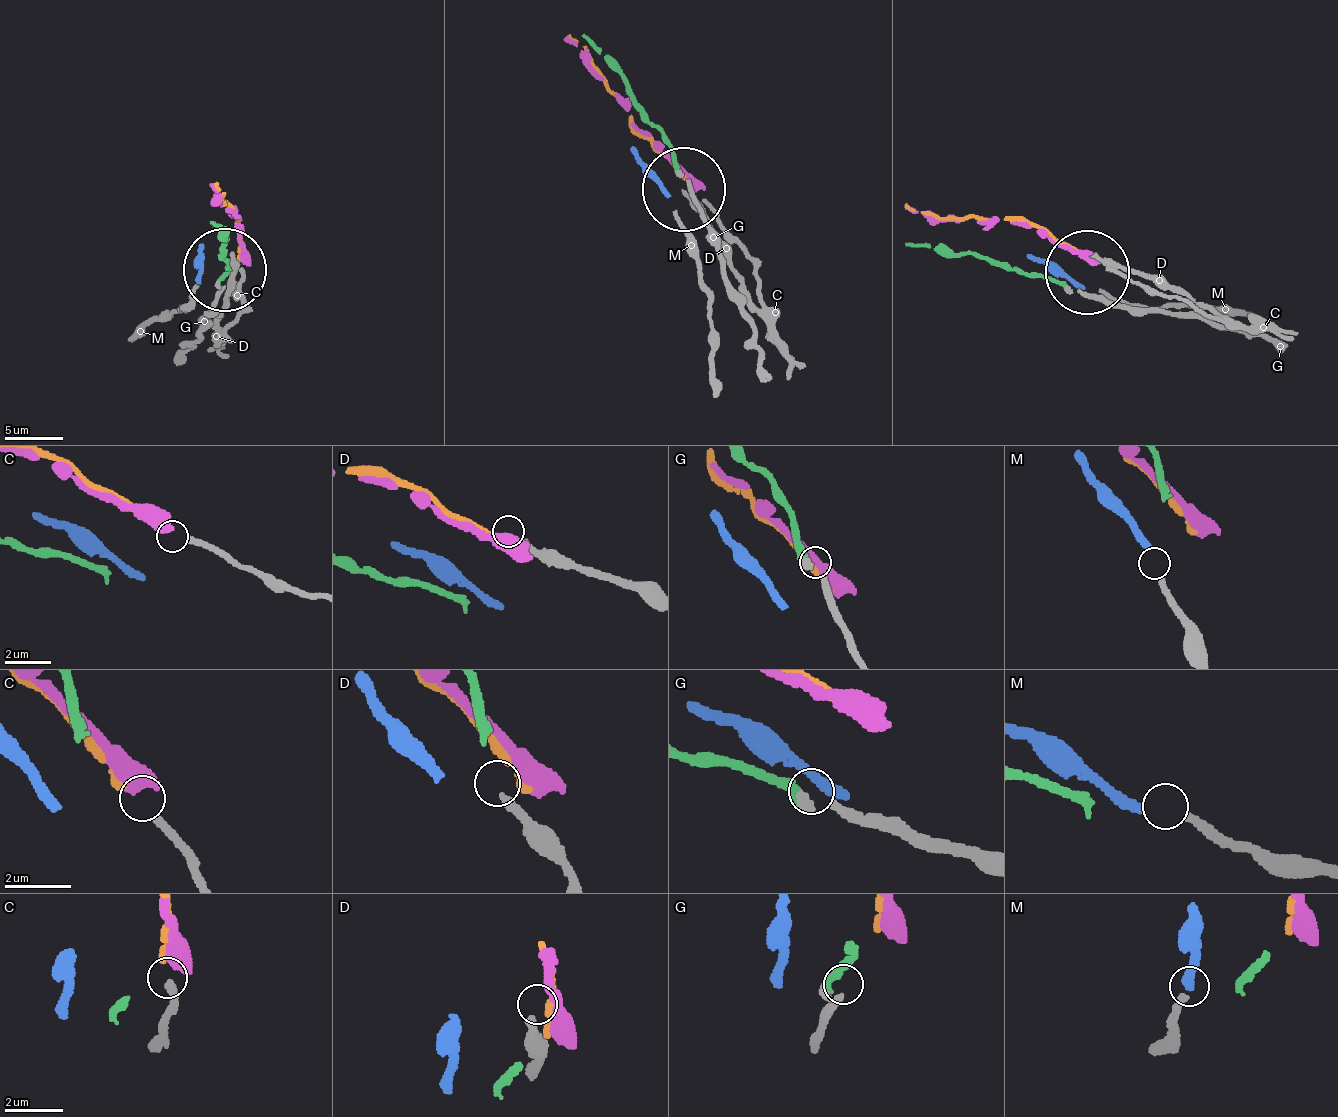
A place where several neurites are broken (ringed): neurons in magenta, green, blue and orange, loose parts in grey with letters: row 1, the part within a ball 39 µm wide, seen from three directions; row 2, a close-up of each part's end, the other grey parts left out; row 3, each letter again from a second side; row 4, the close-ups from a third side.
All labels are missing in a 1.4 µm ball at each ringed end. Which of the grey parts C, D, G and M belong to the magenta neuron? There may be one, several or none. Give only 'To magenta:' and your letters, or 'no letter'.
To magenta: no letter

